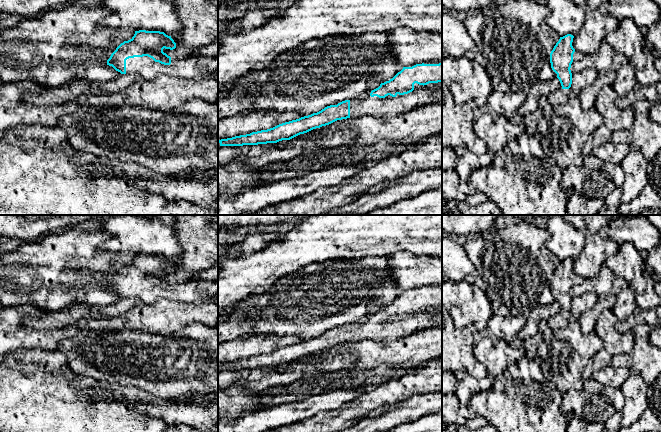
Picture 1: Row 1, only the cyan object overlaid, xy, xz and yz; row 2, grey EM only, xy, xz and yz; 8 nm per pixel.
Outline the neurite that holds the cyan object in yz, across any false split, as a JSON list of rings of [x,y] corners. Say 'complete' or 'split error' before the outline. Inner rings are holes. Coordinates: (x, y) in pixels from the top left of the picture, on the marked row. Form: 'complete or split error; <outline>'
split error; [[[567,34],[560,37],[550,53],[551,68],[561,83],[562,89],[569,89],[572,84],[571,64],[583,58],[583,54],[576,51],[573,46],[574,36]]]

